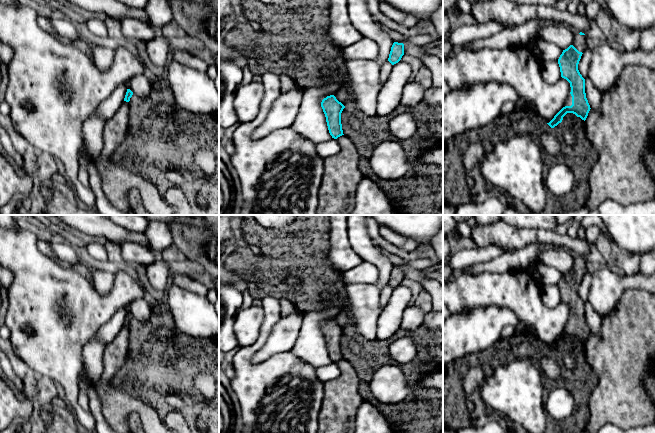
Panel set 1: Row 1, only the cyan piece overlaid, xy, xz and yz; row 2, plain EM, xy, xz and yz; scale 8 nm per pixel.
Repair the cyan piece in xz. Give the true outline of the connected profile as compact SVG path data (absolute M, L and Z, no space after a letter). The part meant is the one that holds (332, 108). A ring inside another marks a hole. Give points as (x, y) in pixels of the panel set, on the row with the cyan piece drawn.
M334 95L327 96L321 102L326 117L328 130L332 138L337 139L344 135L341 124L341 113L345 106Z

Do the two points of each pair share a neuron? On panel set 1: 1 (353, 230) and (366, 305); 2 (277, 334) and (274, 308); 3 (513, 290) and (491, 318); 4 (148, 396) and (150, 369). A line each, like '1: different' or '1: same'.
1: same
2: different
3: different
4: same

